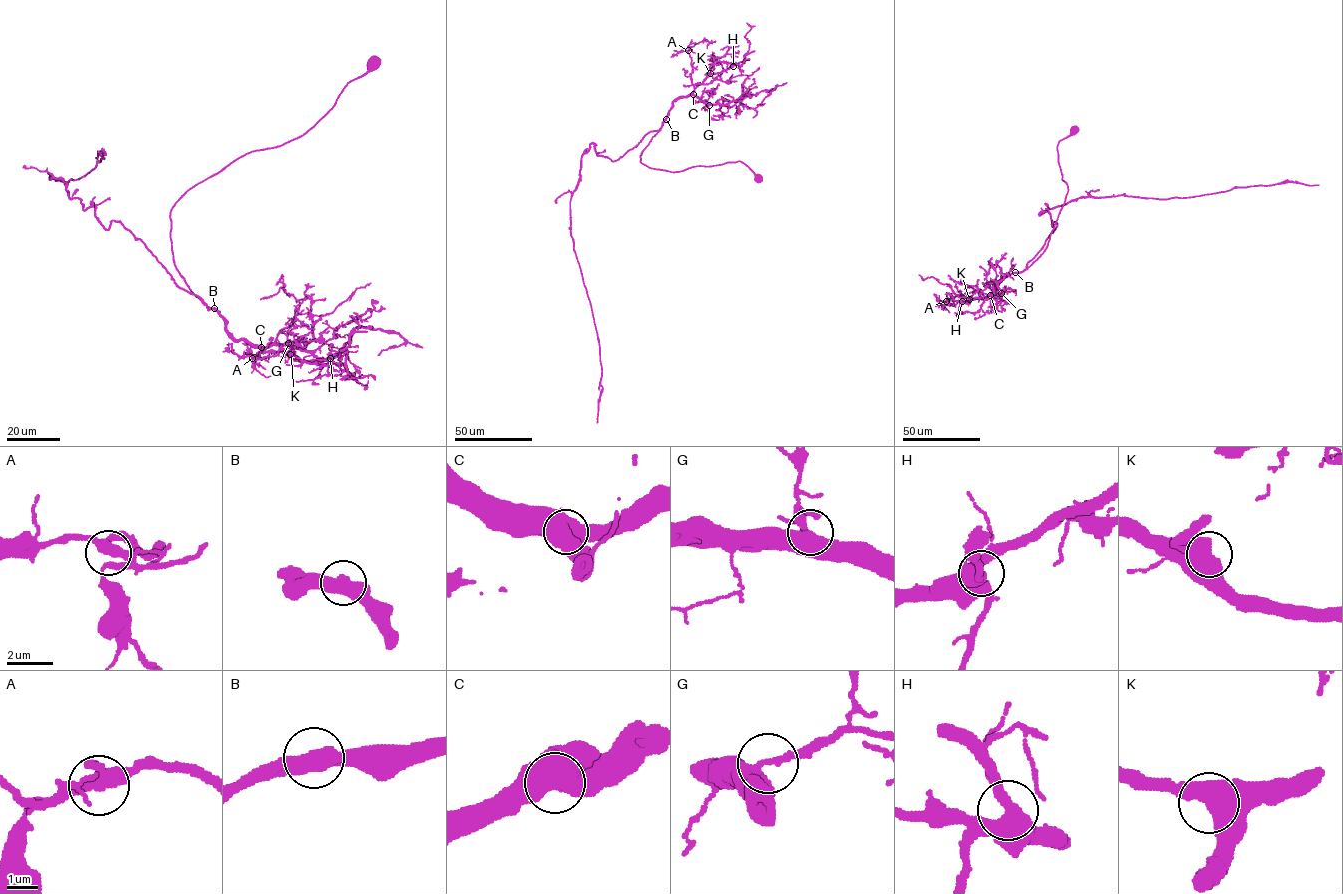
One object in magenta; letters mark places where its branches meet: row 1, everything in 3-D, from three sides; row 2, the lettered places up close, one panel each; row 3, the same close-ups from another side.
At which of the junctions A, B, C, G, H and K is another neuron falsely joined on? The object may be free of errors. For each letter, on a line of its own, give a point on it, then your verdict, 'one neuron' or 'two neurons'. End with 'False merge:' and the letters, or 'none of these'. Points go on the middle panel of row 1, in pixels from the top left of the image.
A: (688, 50) | one neuron
B: (666, 119) | one neuron
C: (693, 94) | one neuron
G: (709, 105) | one neuron
H: (733, 66) | one neuron
K: (710, 73) | one neuron
False merge: none of these

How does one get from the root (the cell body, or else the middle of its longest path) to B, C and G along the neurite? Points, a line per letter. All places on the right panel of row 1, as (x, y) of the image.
B: (1073, 130), (1057, 146), (1062, 179), (1068, 191), (1047, 247), (1029, 266), (1015, 272)
C: (1073, 130), (1057, 146), (1062, 179), (1068, 191), (1047, 247), (1026, 269), (1007, 275), (990, 295)
G: (1073, 130), (1057, 146), (1062, 179), (1068, 191), (1047, 247), (1026, 269), (1007, 275), (991, 294), (1001, 293)

